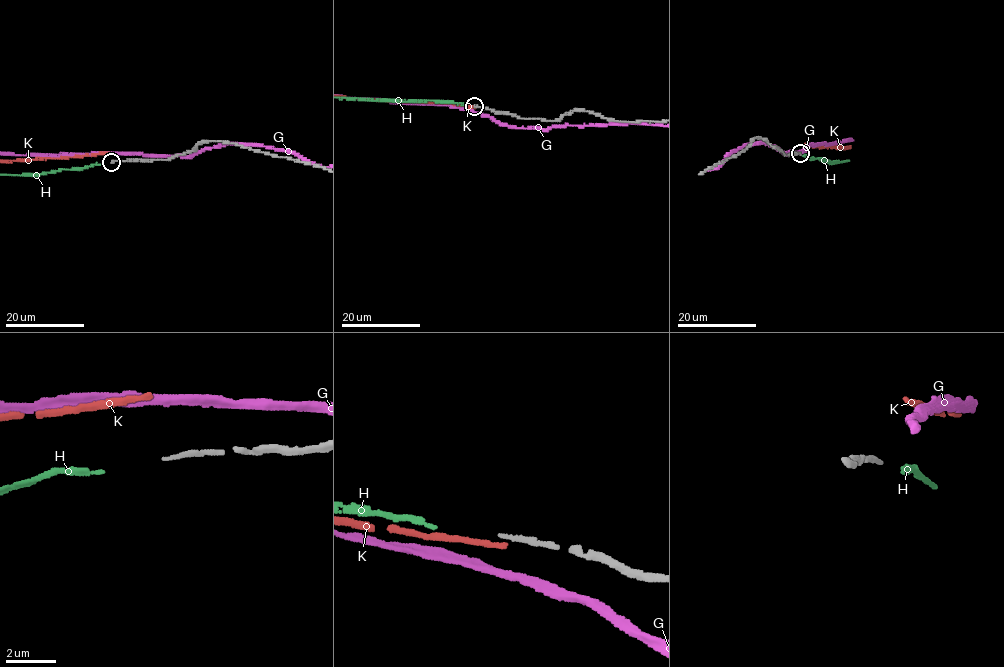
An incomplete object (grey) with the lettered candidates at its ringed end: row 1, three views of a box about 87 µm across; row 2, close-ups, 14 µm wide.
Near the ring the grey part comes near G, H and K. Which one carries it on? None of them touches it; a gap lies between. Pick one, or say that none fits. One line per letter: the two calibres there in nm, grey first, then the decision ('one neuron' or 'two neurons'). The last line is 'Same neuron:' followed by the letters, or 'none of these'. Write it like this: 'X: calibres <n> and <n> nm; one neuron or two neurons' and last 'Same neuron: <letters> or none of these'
G: calibres 130 and 320 nm; two neurons
H: calibres 130 and 150 nm; one neuron
K: calibres 130 and 200 nm; two neurons
Same neuron: H

